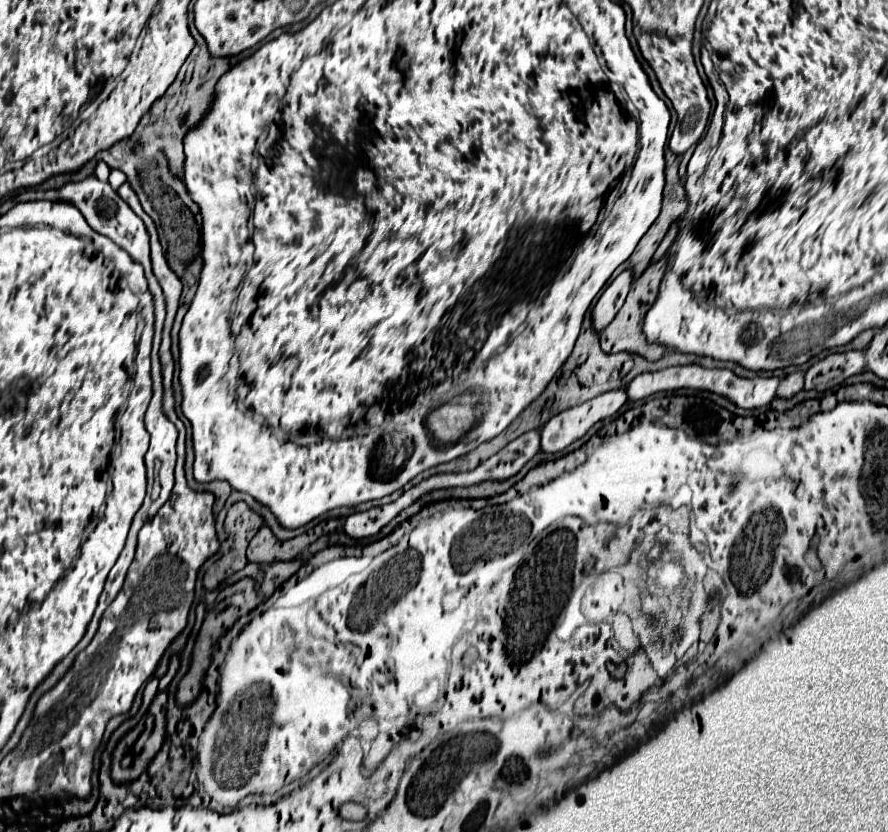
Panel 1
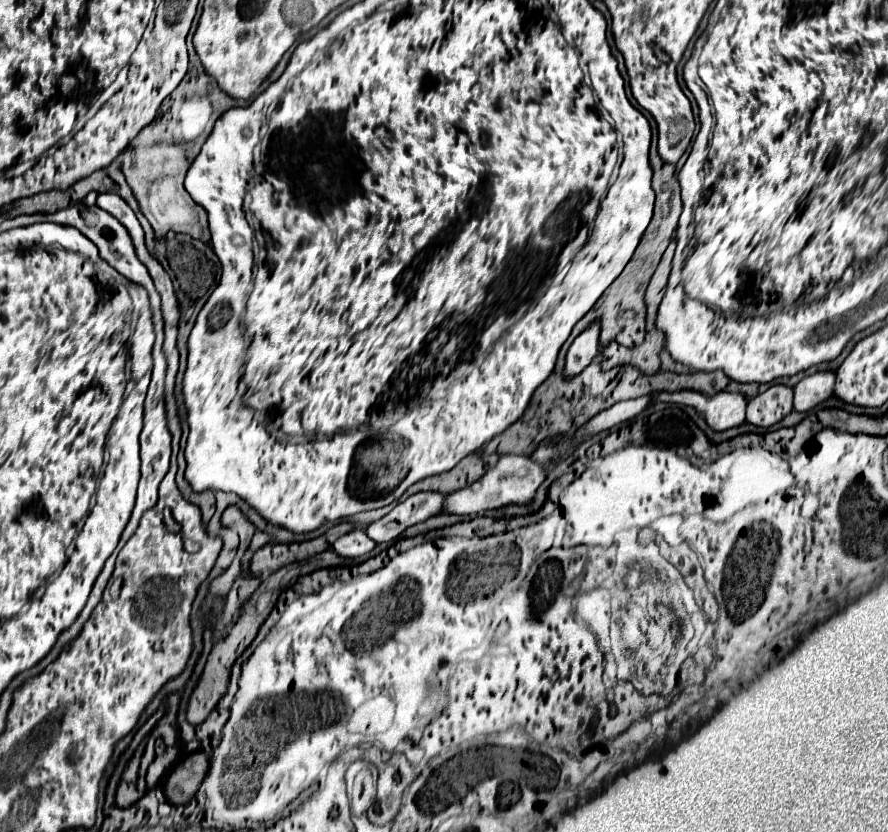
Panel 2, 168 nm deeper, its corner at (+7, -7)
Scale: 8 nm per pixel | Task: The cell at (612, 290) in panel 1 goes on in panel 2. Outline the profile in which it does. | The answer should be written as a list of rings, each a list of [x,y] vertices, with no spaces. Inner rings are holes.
[[[588,326],[582,330],[582,334],[576,336],[572,342],[568,356],[566,356],[566,376],[578,374],[582,368],[586,368],[598,354],[598,338],[596,338],[596,326]]]

